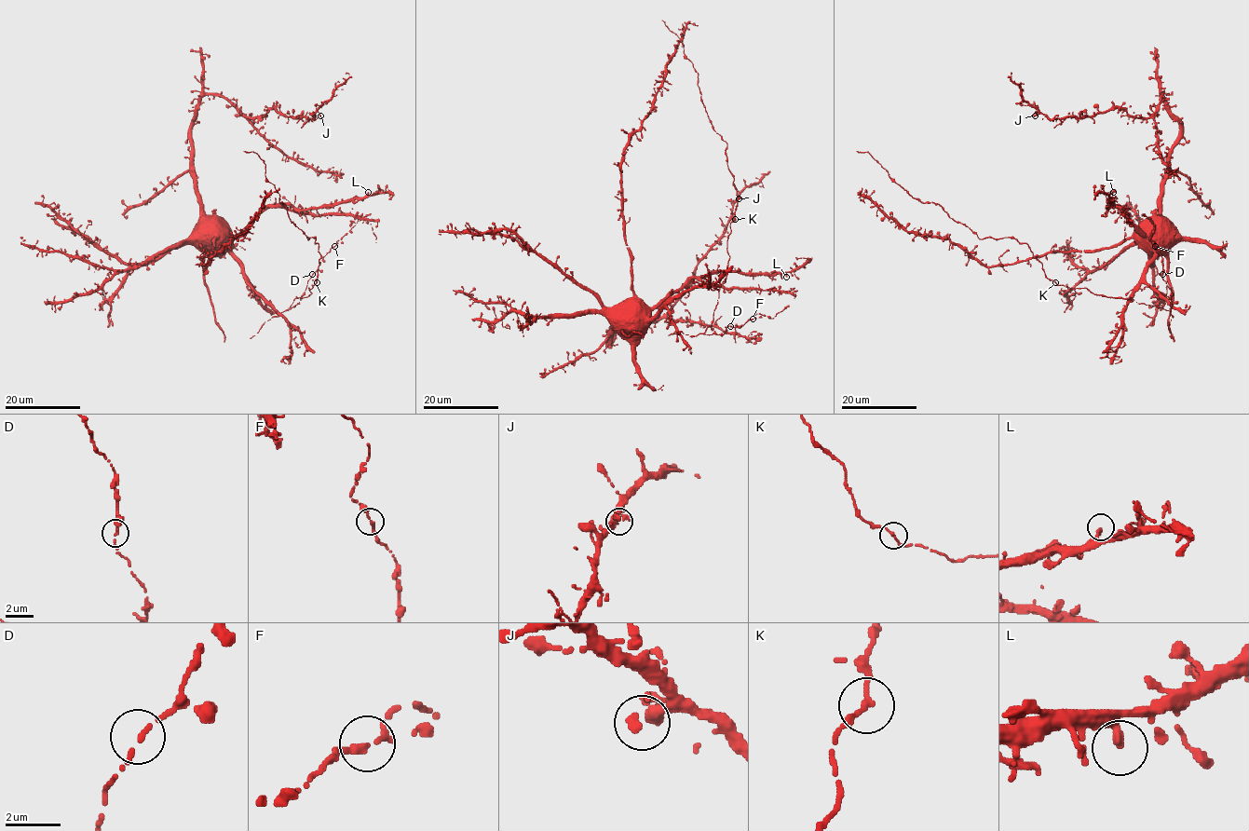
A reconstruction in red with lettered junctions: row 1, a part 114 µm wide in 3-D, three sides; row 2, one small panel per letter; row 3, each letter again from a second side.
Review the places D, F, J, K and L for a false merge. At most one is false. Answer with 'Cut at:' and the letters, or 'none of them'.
Cut at: none of them

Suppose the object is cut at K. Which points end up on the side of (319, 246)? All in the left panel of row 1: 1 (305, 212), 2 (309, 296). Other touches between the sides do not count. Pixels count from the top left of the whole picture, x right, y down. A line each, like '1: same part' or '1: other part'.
1: other part
2: same part

